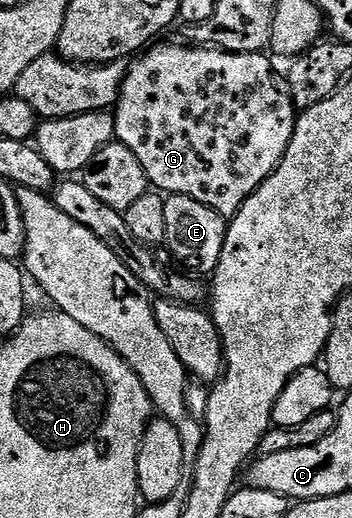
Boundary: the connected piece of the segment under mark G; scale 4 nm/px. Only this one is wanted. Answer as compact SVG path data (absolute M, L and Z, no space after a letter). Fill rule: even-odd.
M160 44L149 47L135 61L136 65L127 69L124 84L120 88L120 96L114 105L116 118L115 139L125 144L127 148L142 162L142 170L146 170L149 185L164 194L185 196L202 202L202 206L210 206L219 216L231 218L243 206L246 198L254 194L266 182L266 178L278 167L284 159L286 150L290 146L290 138L296 129L298 109L292 102L292 95L288 92L288 85L278 73L272 69L267 55L259 52L223 52L220 48L211 46L189 46L184 44Z

